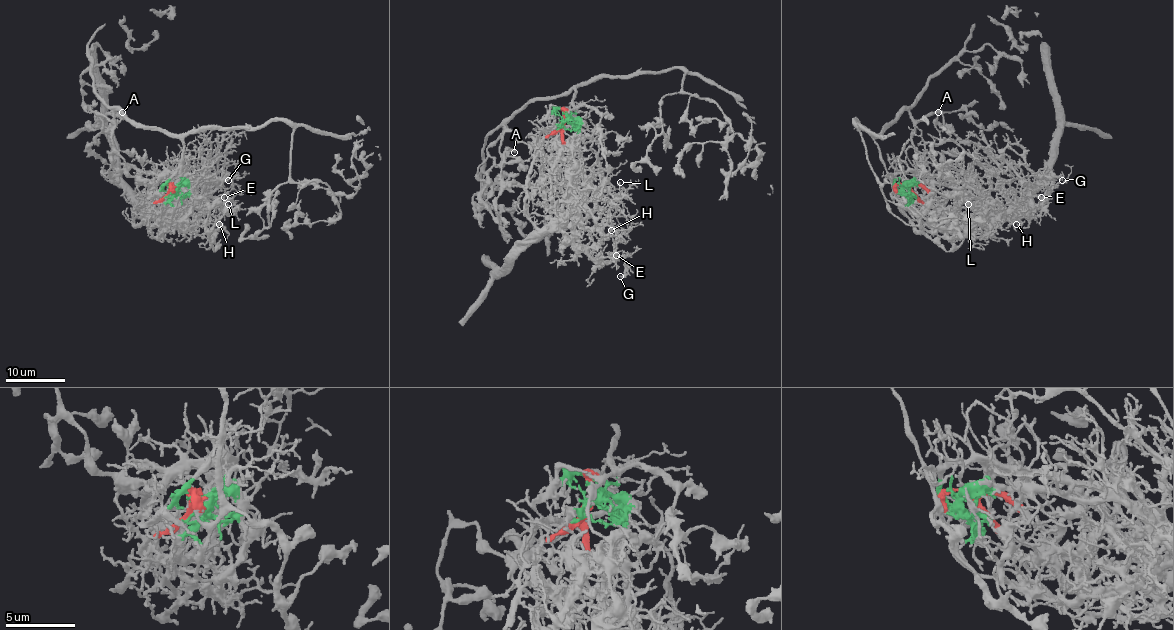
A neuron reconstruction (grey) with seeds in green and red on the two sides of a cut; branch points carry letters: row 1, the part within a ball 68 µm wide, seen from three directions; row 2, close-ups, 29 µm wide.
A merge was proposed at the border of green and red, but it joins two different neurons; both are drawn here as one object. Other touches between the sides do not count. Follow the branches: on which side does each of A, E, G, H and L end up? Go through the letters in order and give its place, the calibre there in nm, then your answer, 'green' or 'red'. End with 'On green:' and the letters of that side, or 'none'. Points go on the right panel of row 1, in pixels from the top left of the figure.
A: (938, 112) | 180 nm | red
E: (1041, 197) | 180 nm | green
G: (1062, 180) | 150 nm | green
H: (1016, 224) | 140 nm | green
L: (968, 204) | 100 nm | green
On green: E, G, H, L

